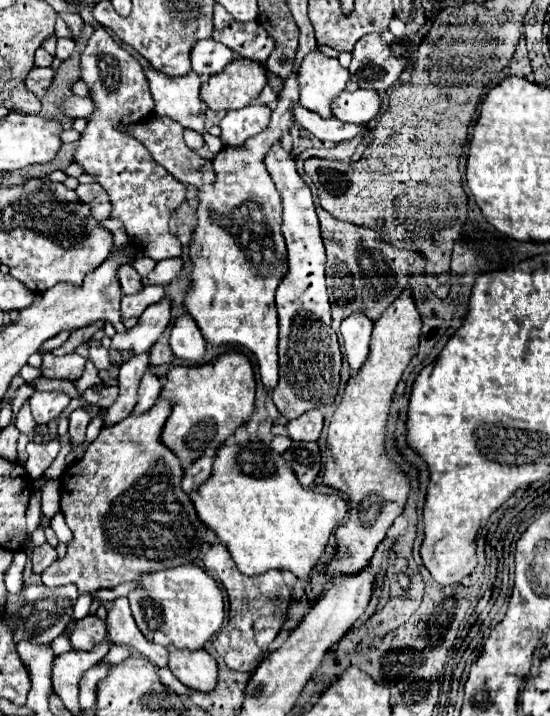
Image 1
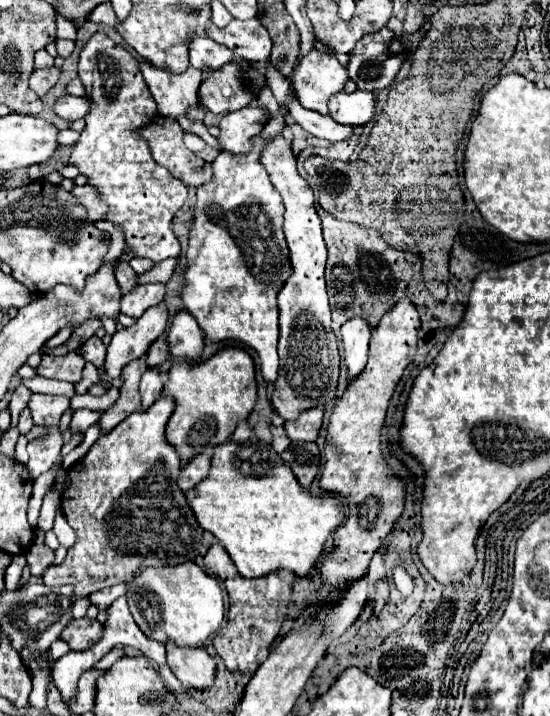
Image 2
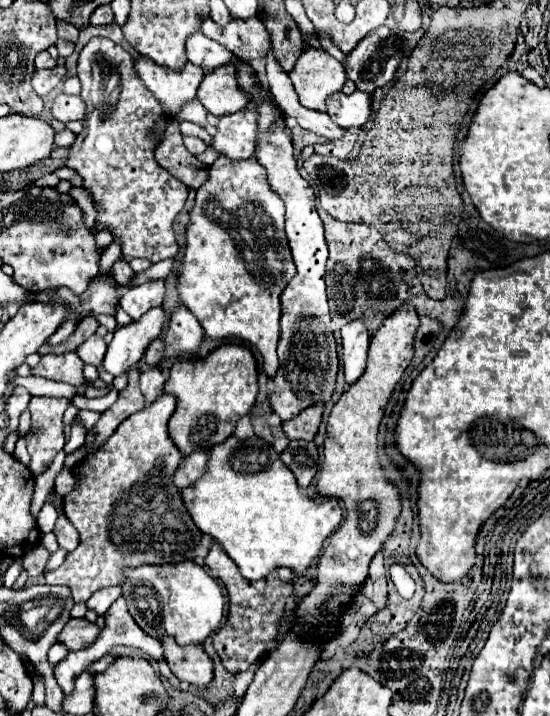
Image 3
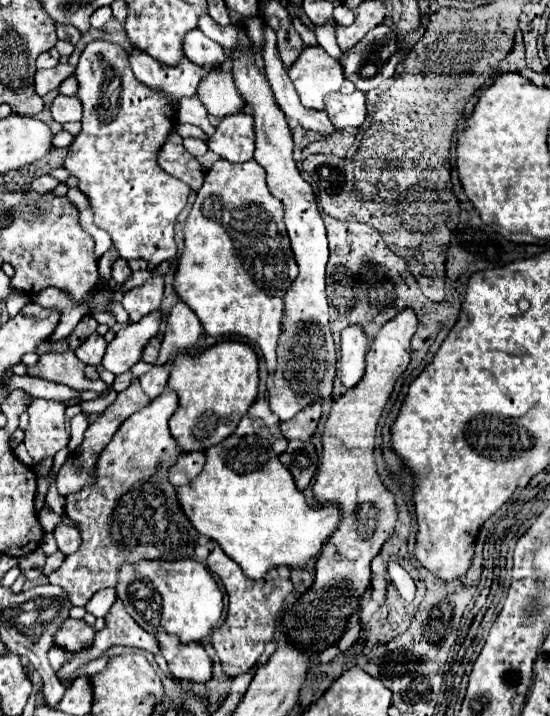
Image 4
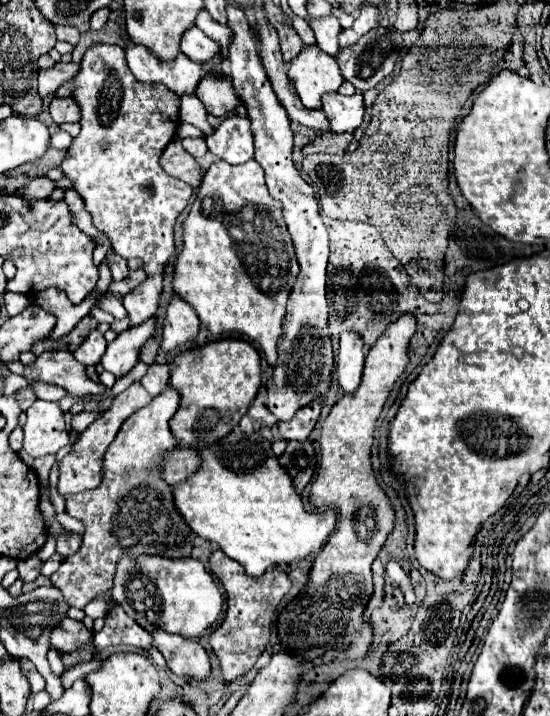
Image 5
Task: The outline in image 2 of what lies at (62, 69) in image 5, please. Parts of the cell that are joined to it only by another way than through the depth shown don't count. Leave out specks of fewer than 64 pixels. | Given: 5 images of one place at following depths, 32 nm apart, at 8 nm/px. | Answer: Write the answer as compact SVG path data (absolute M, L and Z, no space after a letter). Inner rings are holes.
M44 68L44 70L34 70L30 80L28 80L28 86L42 98L46 96L46 92L56 84L58 80L58 74L60 70L58 68Z

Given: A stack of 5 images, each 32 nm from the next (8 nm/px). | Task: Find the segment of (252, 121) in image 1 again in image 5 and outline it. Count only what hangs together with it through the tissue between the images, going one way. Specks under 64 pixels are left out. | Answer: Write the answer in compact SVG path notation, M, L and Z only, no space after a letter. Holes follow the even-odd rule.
M232 114L206 138L208 150L228 164L244 164L254 156L254 140L248 116Z

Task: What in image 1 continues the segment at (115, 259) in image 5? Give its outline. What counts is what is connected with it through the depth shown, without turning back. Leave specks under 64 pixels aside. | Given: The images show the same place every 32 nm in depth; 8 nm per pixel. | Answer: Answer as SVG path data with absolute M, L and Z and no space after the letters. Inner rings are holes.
M124 264L120 270L118 270L118 280L120 280L120 286L122 286L122 292L126 296L132 296L136 292L140 292L140 288L144 286L142 284L142 276L128 264Z

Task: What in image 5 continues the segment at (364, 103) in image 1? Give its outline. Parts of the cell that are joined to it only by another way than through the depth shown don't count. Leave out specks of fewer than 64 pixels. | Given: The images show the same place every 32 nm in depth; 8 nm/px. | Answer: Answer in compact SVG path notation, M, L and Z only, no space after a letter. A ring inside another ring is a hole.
M338 92L326 94L322 98L322 110L328 116L332 132L354 132L364 120L364 96L362 92L354 92L352 96Z

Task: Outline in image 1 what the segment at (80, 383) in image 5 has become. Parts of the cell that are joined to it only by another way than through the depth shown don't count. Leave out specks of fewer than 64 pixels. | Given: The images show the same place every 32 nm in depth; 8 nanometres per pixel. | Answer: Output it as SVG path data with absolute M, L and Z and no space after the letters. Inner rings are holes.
M76 352L66 354L66 356L54 356L54 354L44 354L44 364L42 364L42 376L46 378L64 378L64 380L78 380L82 376L86 365L86 359Z

